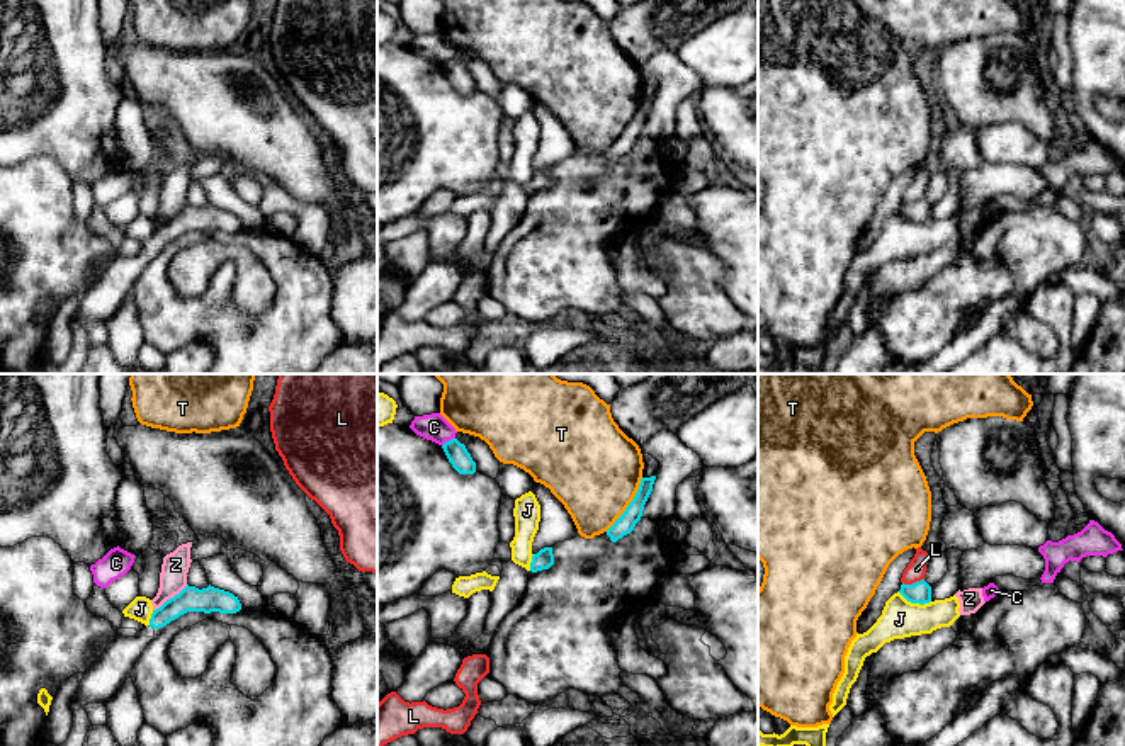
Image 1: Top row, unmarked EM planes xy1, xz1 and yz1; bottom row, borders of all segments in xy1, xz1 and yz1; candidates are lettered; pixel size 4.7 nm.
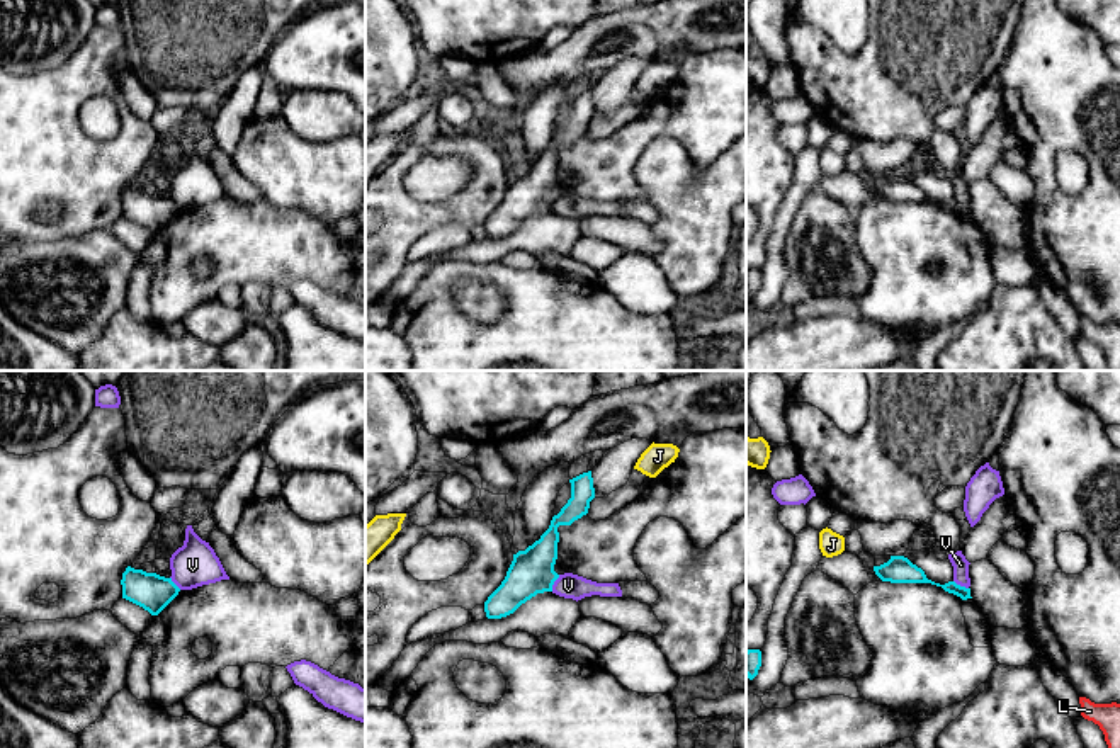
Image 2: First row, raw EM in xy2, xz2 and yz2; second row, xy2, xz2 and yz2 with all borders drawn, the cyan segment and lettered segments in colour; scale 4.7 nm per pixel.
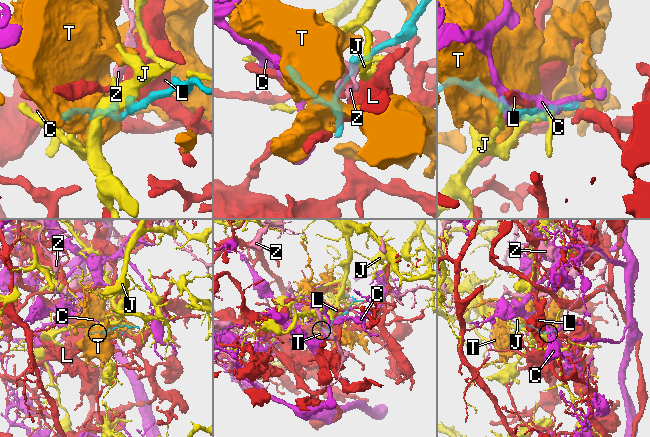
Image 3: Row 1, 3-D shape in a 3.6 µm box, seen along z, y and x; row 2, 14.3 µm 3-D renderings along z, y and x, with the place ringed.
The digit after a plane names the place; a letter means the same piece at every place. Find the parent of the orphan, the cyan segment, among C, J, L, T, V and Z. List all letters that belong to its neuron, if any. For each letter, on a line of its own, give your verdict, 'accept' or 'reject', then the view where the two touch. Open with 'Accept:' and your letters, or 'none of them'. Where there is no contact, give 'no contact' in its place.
Accept: none of them
C: reject | xz1
J: reject | yz1
L: reject | yz1
T: reject | xz1
V: reject | xz2
Z: reject | xy1

